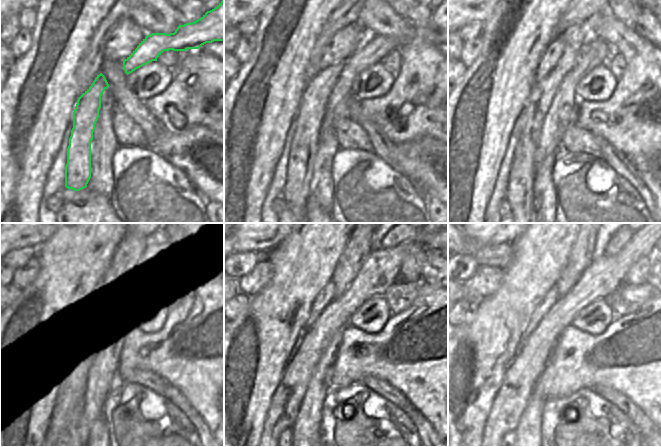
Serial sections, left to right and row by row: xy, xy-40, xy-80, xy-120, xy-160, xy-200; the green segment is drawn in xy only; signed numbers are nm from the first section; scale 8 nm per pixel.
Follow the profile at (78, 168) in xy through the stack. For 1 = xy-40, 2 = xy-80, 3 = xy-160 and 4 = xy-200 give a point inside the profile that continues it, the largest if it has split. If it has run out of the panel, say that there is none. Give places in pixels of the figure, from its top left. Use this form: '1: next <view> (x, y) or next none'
1: next xy-40 (325, 99)
2: next xy-80 (551, 107)
3: next xy-160 (307, 426)
4: next xy-200 (529, 426)

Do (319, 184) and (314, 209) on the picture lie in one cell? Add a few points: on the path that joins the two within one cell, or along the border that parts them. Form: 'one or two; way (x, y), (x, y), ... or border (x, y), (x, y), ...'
two; border (310, 195), (328, 212)

